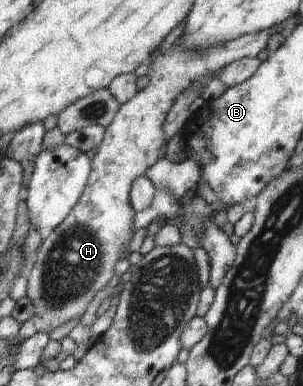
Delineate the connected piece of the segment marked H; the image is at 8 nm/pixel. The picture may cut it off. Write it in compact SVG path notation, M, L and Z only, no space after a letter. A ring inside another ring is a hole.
M268 28L257 34L246 34L242 37L224 42L208 48L204 52L189 52L179 43L174 45L157 59L148 63L150 71L148 77L150 83L143 89L138 90L136 95L125 104L122 104L117 111L112 123L105 128L103 140L98 146L97 152L91 159L91 170L84 191L80 194L79 200L72 208L72 211L60 222L41 243L36 253L36 262L32 267L29 276L26 296L33 305L34 315L21 323L17 338L21 343L37 333L50 333L60 325L66 325L72 319L80 319L90 301L98 291L106 289L106 285L115 275L116 262L124 258L122 253L129 251L129 243L135 233L135 211L129 200L129 193L132 182L145 173L158 160L166 155L167 144L165 143L164 122L169 112L173 99L192 82L206 82L214 78L213 73L220 68L227 66L233 61L242 58L256 58L262 49L266 48L272 36L273 28Z

